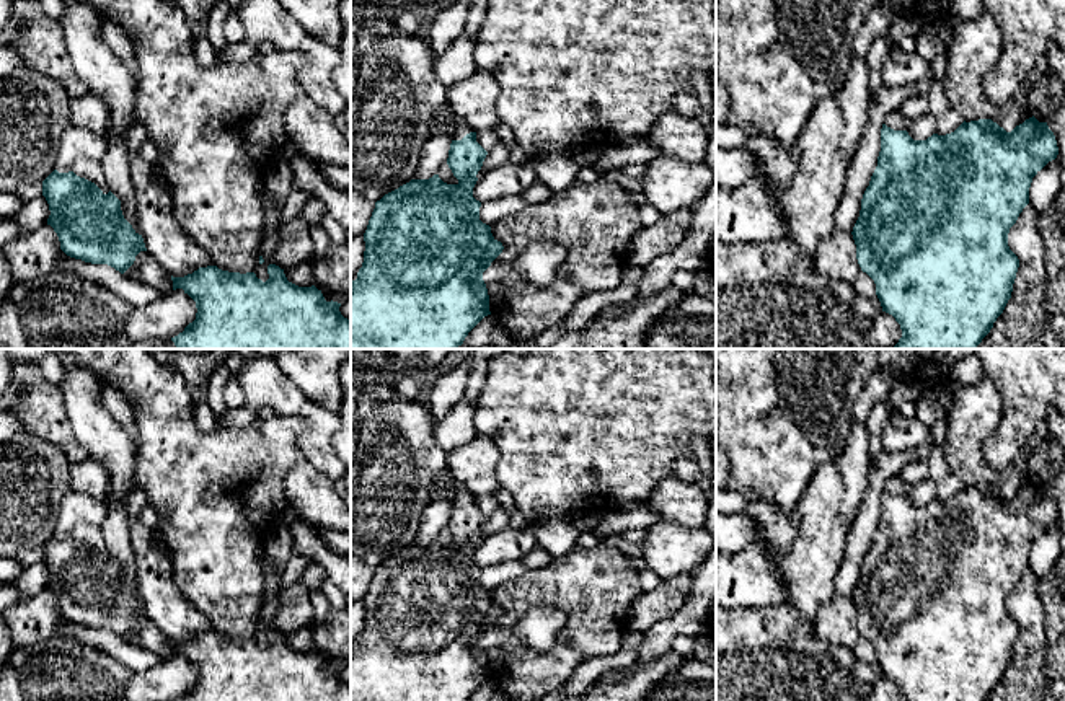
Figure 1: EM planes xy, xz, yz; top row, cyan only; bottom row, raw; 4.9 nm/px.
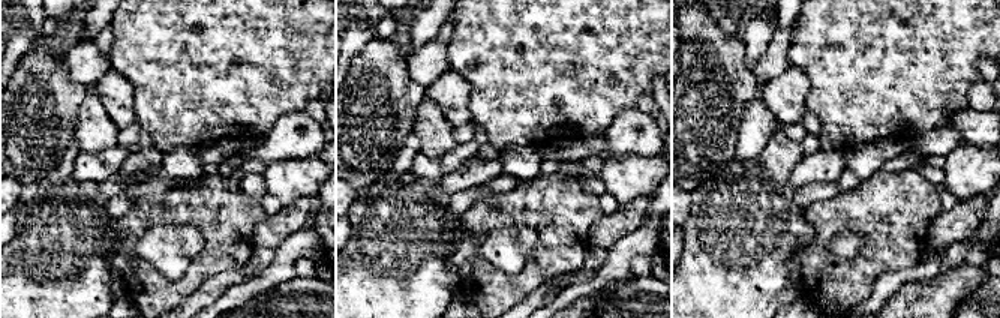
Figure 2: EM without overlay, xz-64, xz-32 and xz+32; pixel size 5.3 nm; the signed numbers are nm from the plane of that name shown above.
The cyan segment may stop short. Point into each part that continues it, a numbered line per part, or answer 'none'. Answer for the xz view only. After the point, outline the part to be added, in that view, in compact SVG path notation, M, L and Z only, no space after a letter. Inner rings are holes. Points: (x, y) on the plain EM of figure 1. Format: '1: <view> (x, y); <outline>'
1: xz (460, 494); M453 479L452 505L462 505L466 499L473 497L460 481Z

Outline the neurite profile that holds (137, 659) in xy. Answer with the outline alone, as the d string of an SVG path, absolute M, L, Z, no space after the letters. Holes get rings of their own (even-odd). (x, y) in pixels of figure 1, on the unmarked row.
M77 629L70 641L93 646L106 652L134 673L148 672L161 660L155 652L129 644L108 629Z

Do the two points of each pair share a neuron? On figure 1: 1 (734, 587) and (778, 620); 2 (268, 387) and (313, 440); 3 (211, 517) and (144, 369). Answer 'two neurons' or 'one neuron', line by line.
1: two neurons
2: one neuron
3: one neuron

